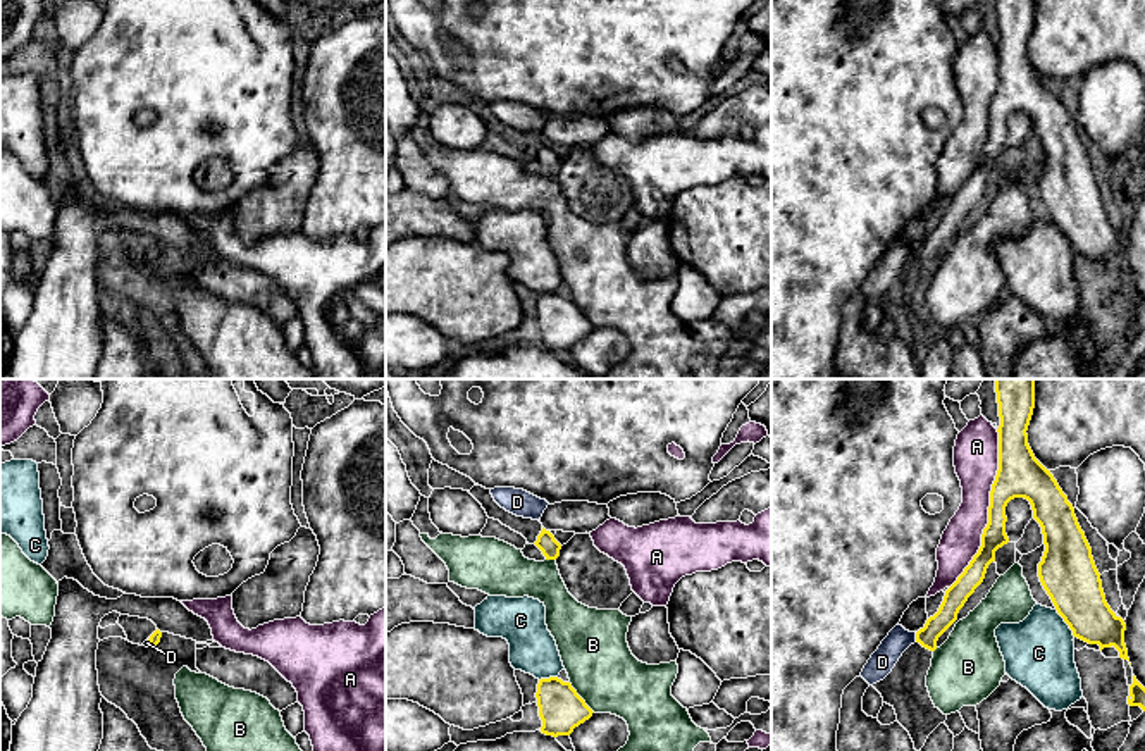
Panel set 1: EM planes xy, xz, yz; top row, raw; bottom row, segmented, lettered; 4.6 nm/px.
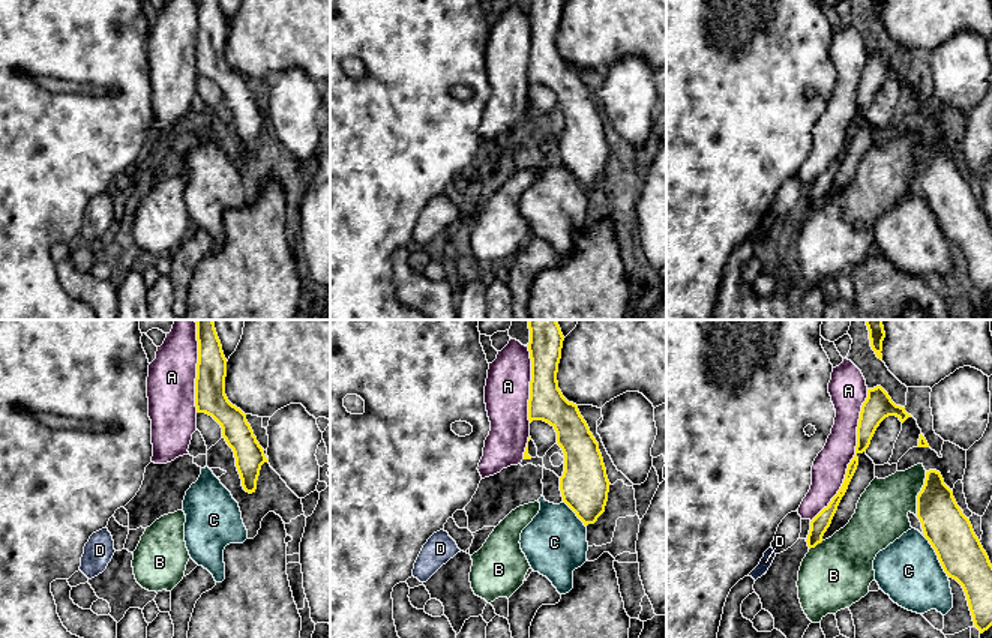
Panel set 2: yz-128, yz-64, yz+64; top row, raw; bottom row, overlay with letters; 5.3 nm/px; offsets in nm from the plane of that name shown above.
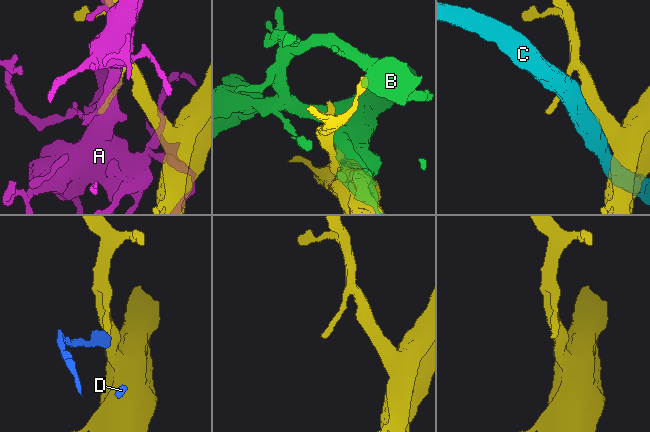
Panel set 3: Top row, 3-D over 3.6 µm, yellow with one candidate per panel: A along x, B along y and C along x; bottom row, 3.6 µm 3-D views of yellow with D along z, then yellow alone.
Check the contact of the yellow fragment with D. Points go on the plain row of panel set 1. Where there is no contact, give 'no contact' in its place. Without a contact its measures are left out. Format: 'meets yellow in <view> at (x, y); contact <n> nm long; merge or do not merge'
meets yellow in yz at (916, 252); contact 50 nm long; merge

